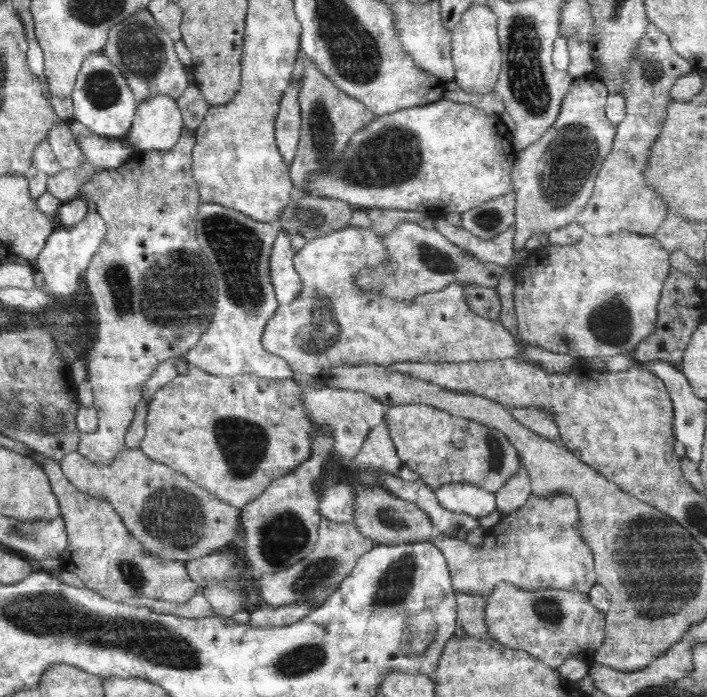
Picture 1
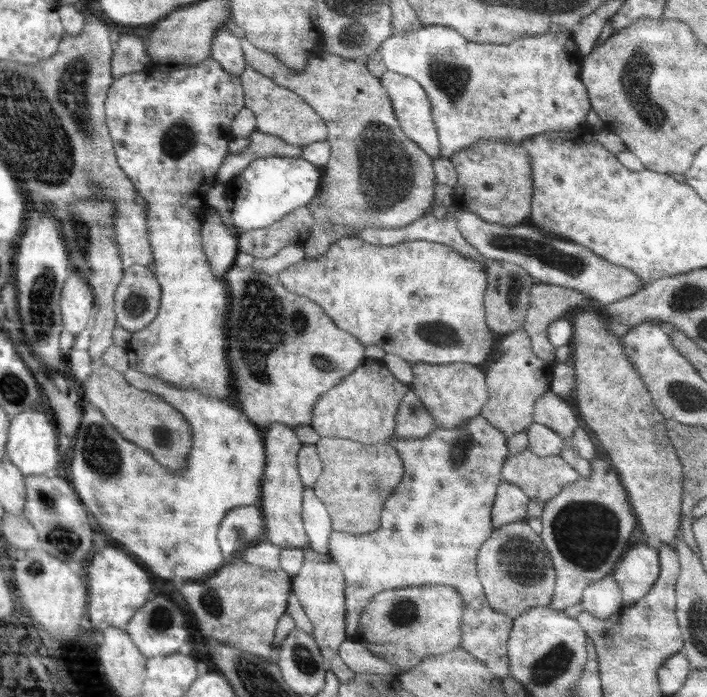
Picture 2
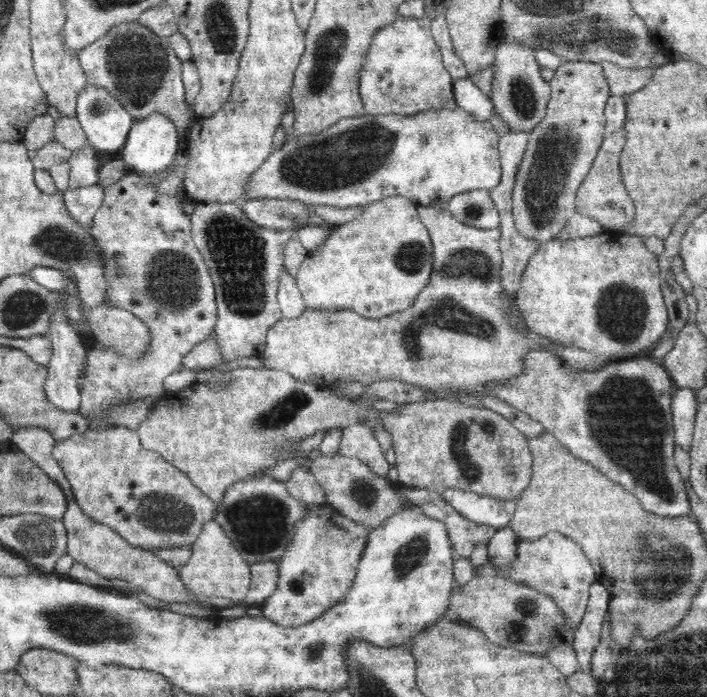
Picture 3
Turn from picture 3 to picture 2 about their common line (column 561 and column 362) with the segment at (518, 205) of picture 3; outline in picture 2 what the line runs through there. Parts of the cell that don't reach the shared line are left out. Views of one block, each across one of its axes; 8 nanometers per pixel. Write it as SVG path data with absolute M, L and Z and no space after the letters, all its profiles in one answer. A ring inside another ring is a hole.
M233 23L227 26L230 32L240 40L242 53L248 66L276 81L278 85L293 90L309 104L327 127L325 141L330 144L332 155L324 165L318 185L318 193L307 204L314 220L310 235L304 244L304 262L311 262L324 254L338 238L356 238L364 228L402 228L416 219L430 216L436 206L449 208L454 204L454 189L451 184L438 183L434 176L432 158L418 148L418 144L402 132L394 117L394 110L386 90L380 86L380 78L373 76L366 68L370 57L358 61L341 58L325 52L319 58L312 58L302 72L290 70L273 55L254 47L246 38L242 29Z

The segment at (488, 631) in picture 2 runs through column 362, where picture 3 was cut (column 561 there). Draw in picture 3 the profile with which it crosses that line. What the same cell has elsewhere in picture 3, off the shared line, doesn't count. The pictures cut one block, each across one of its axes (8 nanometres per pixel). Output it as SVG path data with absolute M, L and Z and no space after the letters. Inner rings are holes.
M555 531L538 540L521 539L516 560L507 568L506 578L547 594L564 611L566 623L572 629L578 628L581 623L589 604L590 586L597 581L582 548L571 538Z

